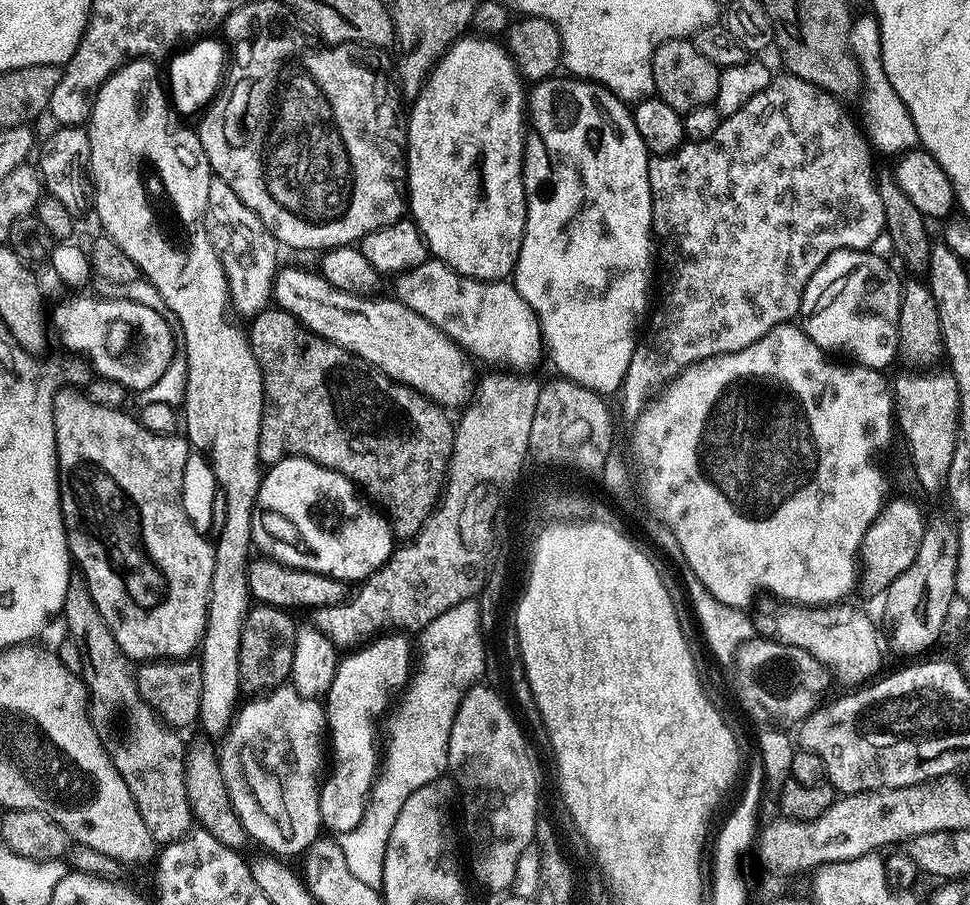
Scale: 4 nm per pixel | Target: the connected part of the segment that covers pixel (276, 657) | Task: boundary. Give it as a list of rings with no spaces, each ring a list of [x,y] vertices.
[[[260,604],[249,611],[242,626],[238,662],[241,693],[267,694],[273,688],[281,687],[291,677],[298,624],[288,616],[291,615],[285,609],[271,608],[269,604]]]

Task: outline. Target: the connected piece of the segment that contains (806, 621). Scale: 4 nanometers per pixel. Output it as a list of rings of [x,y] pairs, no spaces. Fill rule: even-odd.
[[[772,602],[769,608],[755,613],[754,628],[761,637],[793,644],[798,650],[806,650],[818,662],[822,662],[833,677],[848,686],[864,686],[881,671],[884,652],[880,649],[882,636],[876,633],[876,624],[860,608],[851,608],[848,602],[823,606],[809,606],[791,602]]]

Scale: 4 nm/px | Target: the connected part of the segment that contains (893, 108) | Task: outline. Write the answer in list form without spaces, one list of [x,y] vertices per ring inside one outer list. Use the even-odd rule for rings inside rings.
[[[859,15],[853,19],[848,35],[848,48],[851,50],[860,72],[858,98],[860,98],[860,108],[863,112],[860,122],[865,137],[875,149],[880,148],[884,152],[900,154],[919,143],[917,128],[914,126],[913,119],[910,118],[909,111],[906,110],[902,98],[890,84],[885,67],[882,65],[880,24],[875,15],[867,15],[862,17]]]

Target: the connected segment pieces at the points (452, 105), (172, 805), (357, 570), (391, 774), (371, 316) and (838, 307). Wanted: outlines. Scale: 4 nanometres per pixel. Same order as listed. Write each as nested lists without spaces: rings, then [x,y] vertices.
[[[460,38],[452,45],[443,57],[437,62],[436,67],[427,76],[423,83],[423,88],[414,99],[411,101],[412,112],[410,108],[410,115],[406,120],[406,167],[408,170],[408,179],[406,181],[406,204],[410,209],[411,219],[415,220],[416,225],[420,227],[420,233],[424,235],[424,240],[428,243],[428,251],[437,260],[441,260],[443,264],[449,264],[458,274],[469,276],[475,280],[486,280],[489,282],[504,282],[515,273],[516,263],[518,262],[518,254],[522,250],[522,238],[526,230],[526,198],[524,197],[524,173],[526,171],[526,145],[524,146],[524,128],[526,132],[526,88],[522,83],[522,77],[516,71],[516,66],[512,62],[512,57],[508,55],[503,47],[500,48],[490,38],[476,38],[480,40],[466,40],[467,38]]]
[[[74,570],[70,574],[70,582],[66,586],[63,620],[65,626],[69,628],[67,631],[76,641],[78,650],[81,652],[81,673],[84,685],[88,687],[94,730],[98,734],[106,754],[114,762],[118,774],[122,774],[122,782],[126,782],[126,786],[142,814],[142,820],[146,822],[146,826],[150,830],[152,839],[160,846],[171,844],[173,840],[184,839],[194,828],[191,804],[187,800],[186,774],[184,773],[185,741],[180,741],[181,733],[163,723],[142,698],[142,694],[138,694],[136,668],[133,661],[128,659],[122,646],[118,646],[114,634],[110,634],[110,626],[106,626],[106,618],[102,618],[102,614],[98,614],[98,606],[94,606],[94,594],[90,594],[90,586],[84,575],[78,570]]]
[[[286,456],[263,473],[250,535],[253,545],[259,551],[261,548],[265,557],[279,564],[289,564],[291,568],[310,570],[349,582],[367,580],[370,574],[377,572],[391,558],[394,551],[392,525],[387,516],[377,511],[371,503],[365,502],[356,485],[343,474],[335,472],[333,468],[323,468],[304,456]]]
[[[473,598],[466,602],[458,602],[458,606],[450,606],[446,614],[438,614],[430,626],[426,626],[418,634],[418,658],[415,661],[414,671],[403,689],[404,697],[400,705],[392,712],[388,720],[388,745],[382,748],[382,763],[378,768],[376,783],[373,784],[368,797],[368,806],[364,813],[368,816],[363,823],[363,829],[356,838],[356,850],[372,852],[372,857],[367,854],[363,860],[384,860],[386,842],[390,838],[390,830],[394,830],[394,818],[398,818],[398,810],[402,810],[406,798],[414,794],[422,786],[432,784],[445,775],[444,771],[450,768],[448,763],[448,747],[450,746],[450,726],[454,726],[454,714],[458,714],[458,706],[462,698],[484,675],[486,652],[484,642],[486,635],[480,629],[480,601]]]
[[[281,267],[272,283],[275,307],[289,312],[305,328],[362,357],[399,384],[424,393],[433,404],[445,410],[460,410],[470,405],[478,388],[478,375],[472,369],[473,361],[468,353],[399,299],[380,299],[338,290],[319,271],[307,272],[304,268]]]
[[[839,248],[837,252],[832,252],[822,262],[822,266],[818,266],[818,270],[814,270],[814,274],[808,279],[808,285],[804,287],[804,296],[800,300],[800,310],[798,313],[799,323],[802,325],[804,333],[812,339],[812,341],[824,349],[829,354],[836,354],[835,352],[845,352],[845,357],[851,358],[855,363],[865,368],[875,368],[877,370],[884,370],[891,360],[895,361],[898,356],[898,349],[896,343],[898,342],[898,314],[900,313],[900,293],[902,291],[901,277],[896,277],[892,273],[893,265],[887,260],[878,258],[871,252],[871,250],[857,250],[855,248]]]

